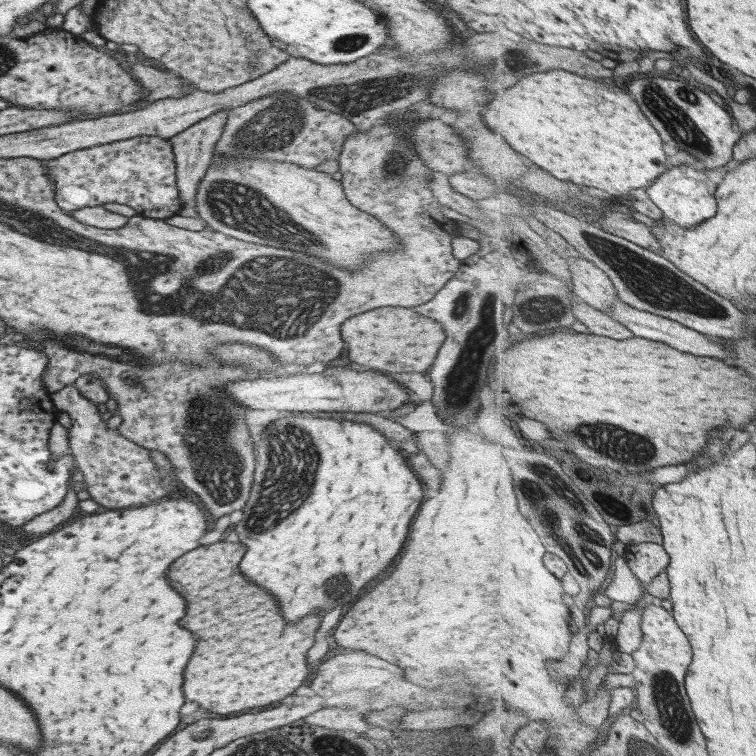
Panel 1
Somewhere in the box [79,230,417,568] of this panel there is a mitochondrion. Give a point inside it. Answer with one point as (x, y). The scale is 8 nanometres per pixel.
(212, 453)

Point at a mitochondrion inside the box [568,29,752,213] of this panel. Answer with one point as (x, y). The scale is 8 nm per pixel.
(671, 112)

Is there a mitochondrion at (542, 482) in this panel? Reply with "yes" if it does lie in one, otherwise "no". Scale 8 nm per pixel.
yes

